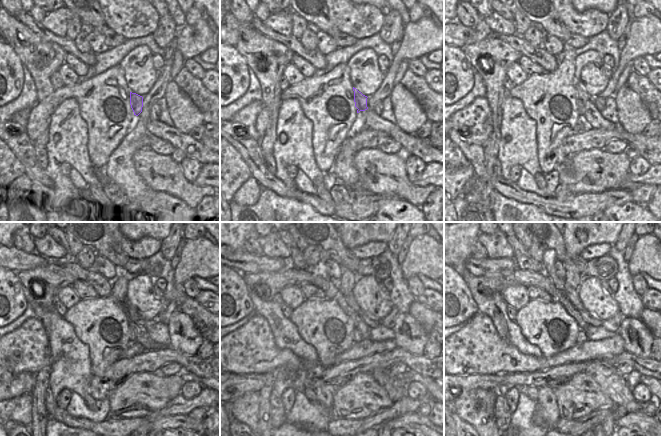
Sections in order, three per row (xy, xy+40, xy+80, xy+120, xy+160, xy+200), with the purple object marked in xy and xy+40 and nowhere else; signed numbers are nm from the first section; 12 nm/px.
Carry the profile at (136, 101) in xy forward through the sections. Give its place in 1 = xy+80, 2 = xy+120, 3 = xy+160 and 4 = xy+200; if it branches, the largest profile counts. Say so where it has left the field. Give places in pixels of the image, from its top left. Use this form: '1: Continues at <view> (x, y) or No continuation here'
1: Continues at xy+80 (582, 96)
2: Continues at xy+120 (130, 311)
3: Continues at xy+160 (350, 299)
4: Continues at xy+200 (549, 257)

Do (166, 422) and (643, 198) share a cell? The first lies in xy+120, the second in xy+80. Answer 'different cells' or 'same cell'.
different cells

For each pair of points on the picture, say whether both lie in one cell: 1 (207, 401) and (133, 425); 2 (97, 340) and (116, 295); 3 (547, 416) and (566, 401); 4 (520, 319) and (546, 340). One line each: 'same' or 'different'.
1: different
2: same
3: different
4: same

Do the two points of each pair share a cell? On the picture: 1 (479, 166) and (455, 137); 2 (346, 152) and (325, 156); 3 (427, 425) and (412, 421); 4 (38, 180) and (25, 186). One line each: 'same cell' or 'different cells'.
1: same cell
2: different cells
3: same cell
4: different cells

